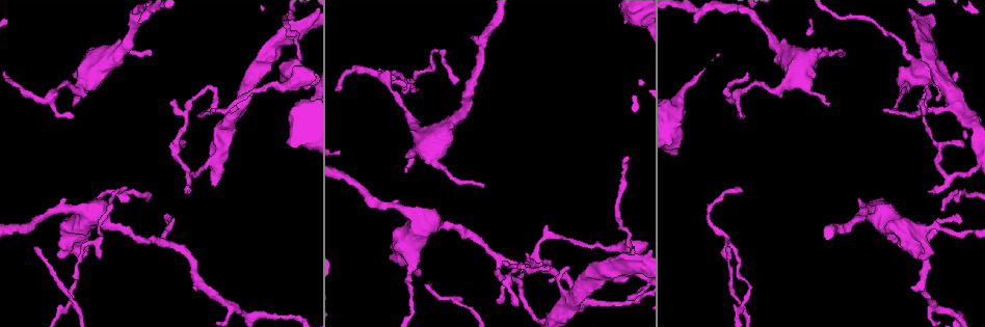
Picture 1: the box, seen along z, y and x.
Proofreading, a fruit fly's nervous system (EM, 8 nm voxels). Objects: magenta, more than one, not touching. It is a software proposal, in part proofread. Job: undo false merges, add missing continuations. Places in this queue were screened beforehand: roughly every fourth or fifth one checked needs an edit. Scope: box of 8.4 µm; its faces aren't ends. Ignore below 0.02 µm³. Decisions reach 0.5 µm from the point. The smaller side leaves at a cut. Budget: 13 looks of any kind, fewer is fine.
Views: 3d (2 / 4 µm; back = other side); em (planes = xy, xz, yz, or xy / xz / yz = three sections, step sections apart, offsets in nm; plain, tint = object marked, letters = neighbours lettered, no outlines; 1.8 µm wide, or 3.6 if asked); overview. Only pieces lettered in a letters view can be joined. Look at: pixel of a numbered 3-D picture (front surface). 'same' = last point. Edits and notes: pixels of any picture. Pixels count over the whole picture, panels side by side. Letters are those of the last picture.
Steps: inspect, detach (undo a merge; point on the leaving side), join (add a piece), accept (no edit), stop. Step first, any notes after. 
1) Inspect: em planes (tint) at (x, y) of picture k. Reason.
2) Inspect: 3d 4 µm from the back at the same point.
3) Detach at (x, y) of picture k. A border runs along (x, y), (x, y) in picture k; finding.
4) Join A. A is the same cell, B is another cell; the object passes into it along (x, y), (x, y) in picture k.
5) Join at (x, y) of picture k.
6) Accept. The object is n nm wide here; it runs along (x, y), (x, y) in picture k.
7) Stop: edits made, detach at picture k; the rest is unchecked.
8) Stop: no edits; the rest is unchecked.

Inspect: 3d 2 µm at (747, 297) of picture 1. Three-way junction.

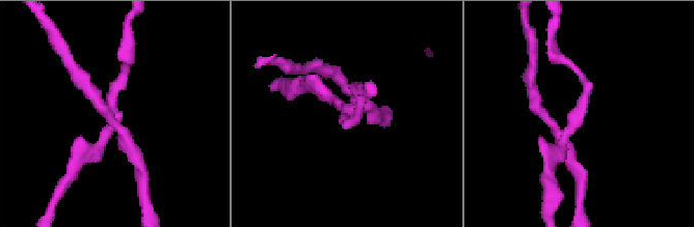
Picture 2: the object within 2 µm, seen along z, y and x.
Inspect: em yz step 16 (letters) at (115, 113) of picture 2.

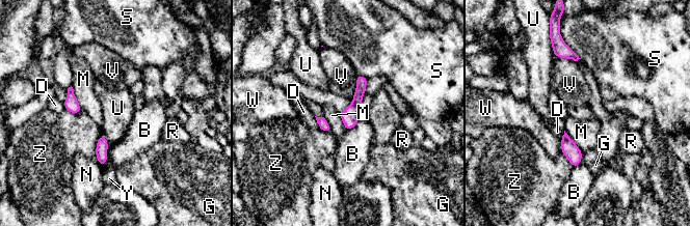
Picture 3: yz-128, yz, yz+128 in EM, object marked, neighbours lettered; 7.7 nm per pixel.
Accept. B, D, G, M, N, R, S, U, V, W, Y and Z are other cells; a border runs along (101, 134), (105, 136), (108, 145) in picture 3; all the same neuron.

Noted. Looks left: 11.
Inspect: 3d 4 µm from the back at (845, 54) of picture 1. Thin end.

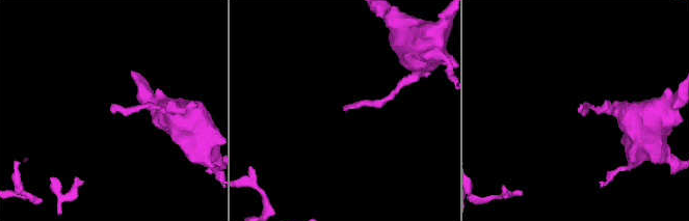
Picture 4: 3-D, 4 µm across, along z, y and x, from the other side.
Inspect: em 3.6 µm yz step 4 (tint) at (578, 108) of picture 4.

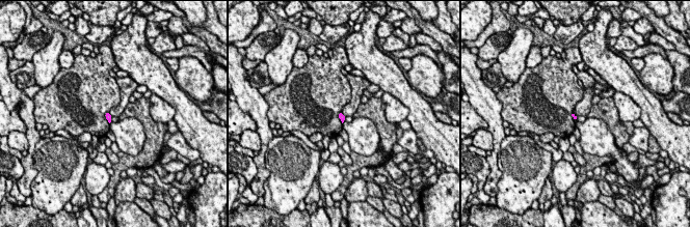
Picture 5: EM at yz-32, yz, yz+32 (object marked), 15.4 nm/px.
Inspect: em 3.6 µm planes (letters) at the same point. Another direction.

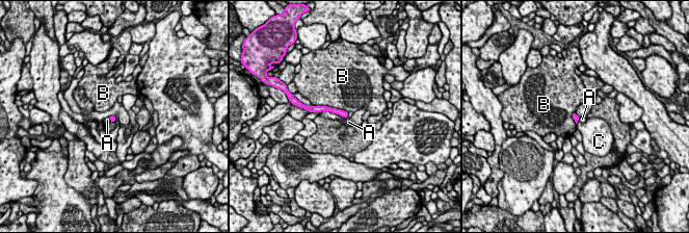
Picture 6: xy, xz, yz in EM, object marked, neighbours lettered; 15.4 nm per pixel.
Accept. The object is 70 nm wide here; A, B and C are other cells; a border runs along (580, 117), (578, 121) in picture 6; no lettered piece goes on from it.

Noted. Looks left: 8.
Inspect: 3d 4 µm at (546, 269) of picture 1.

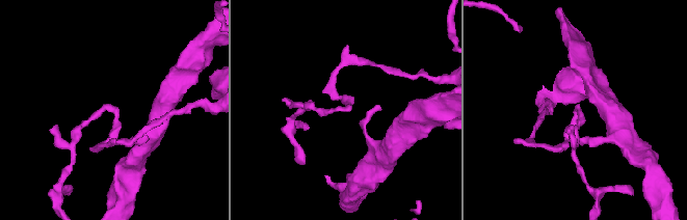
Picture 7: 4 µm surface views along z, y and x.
Inspect: em yz step 4 (tint) at (346, 111) of picture 7. Need the tissue.

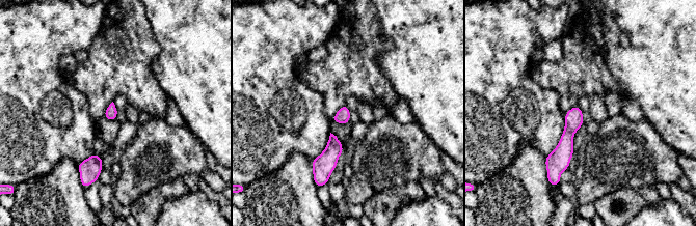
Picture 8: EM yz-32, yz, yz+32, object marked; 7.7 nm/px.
Inspect: em planes (letters) at the same point. Cut it another way.

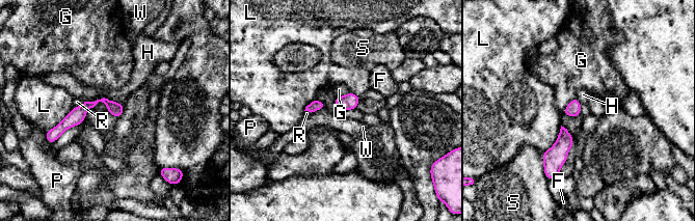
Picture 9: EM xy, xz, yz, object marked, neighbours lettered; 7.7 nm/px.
Accept. The object is 110 nm wide here; F, G, H, L, P, R, S and W are other cells; it runs along (121, 106), (97, 101), (55, 130) in picture 9; continuous, no second neuron.

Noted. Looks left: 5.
Inspect: em planes (letters) at (916, 74) of picture 1. Three arms meet.

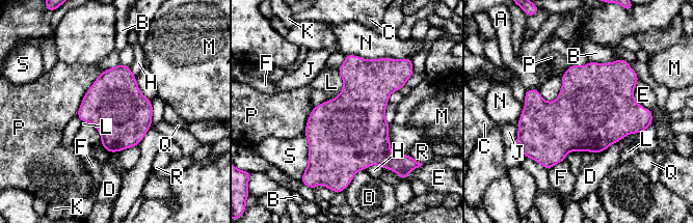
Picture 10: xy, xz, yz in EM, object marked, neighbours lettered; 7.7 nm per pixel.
Accept. The object is 460 nm wide here; A, B, C, D, E, F, H, J, K, L, M, N, P, Q, R and S are other cells; a border runs along (338, 70), (343, 87), (325, 102) in picture 10; continuous, no second neuron.

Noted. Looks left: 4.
Inspect: 3d 4 µm at (830, 103) of picture 1.

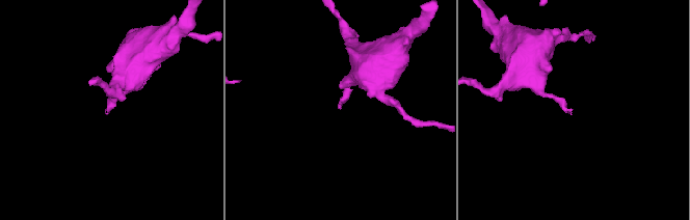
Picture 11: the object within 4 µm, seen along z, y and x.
Inspect: em planes (letters) at (338, 108) of picture 11. Need the tissue.

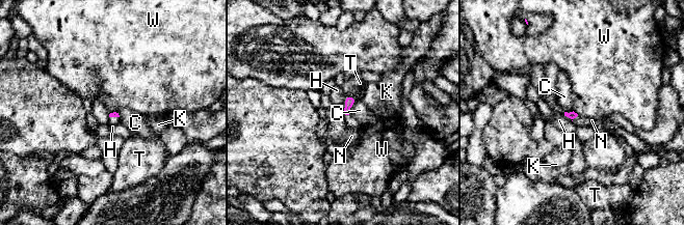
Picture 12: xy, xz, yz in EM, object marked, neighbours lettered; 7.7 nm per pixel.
Join N. N is the same cell, C, H, K, T and W are other cells; it goes on there.

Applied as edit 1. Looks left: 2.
Stop: edits made, join at picture 12; the rest is unchecked.

